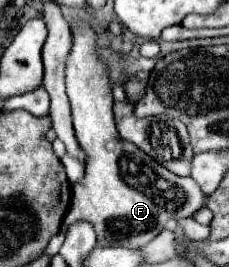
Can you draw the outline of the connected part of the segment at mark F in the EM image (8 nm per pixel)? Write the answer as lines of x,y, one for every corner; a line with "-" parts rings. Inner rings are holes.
78,21
72,27
72,35
74,43
66,59
66,93
72,103
74,131
88,159
84,179
72,186
64,227
68,229
72,221
90,221
96,229
98,245
140,249
164,229
168,219
192,217
204,207
206,195
200,193
190,177
174,175
134,143
118,137
112,115
112,83
106,65
96,55
98,35
86,21

